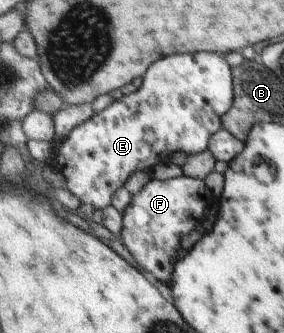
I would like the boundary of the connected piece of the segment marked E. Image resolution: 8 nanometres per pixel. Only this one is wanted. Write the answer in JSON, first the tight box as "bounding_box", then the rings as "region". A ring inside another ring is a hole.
{"bounding_box":[72,52,234,209],"region":[[[202,52],[202,54],[176,54],[176,56],[168,56],[162,58],[160,62],[156,62],[156,66],[152,66],[152,70],[148,70],[148,74],[144,77],[142,86],[130,95],[124,95],[121,99],[114,101],[102,112],[94,114],[89,120],[81,123],[73,128],[72,136],[86,136],[86,150],[94,152],[94,156],[98,158],[98,206],[95,209],[106,209],[119,189],[124,187],[124,183],[128,180],[131,174],[143,170],[149,172],[153,166],[158,163],[171,162],[170,159],[174,152],[186,152],[189,155],[195,155],[204,152],[208,149],[211,137],[218,133],[223,128],[221,123],[222,115],[230,110],[234,94],[232,94],[232,73],[228,62],[220,56],[220,54],[210,54],[210,52]]]}

